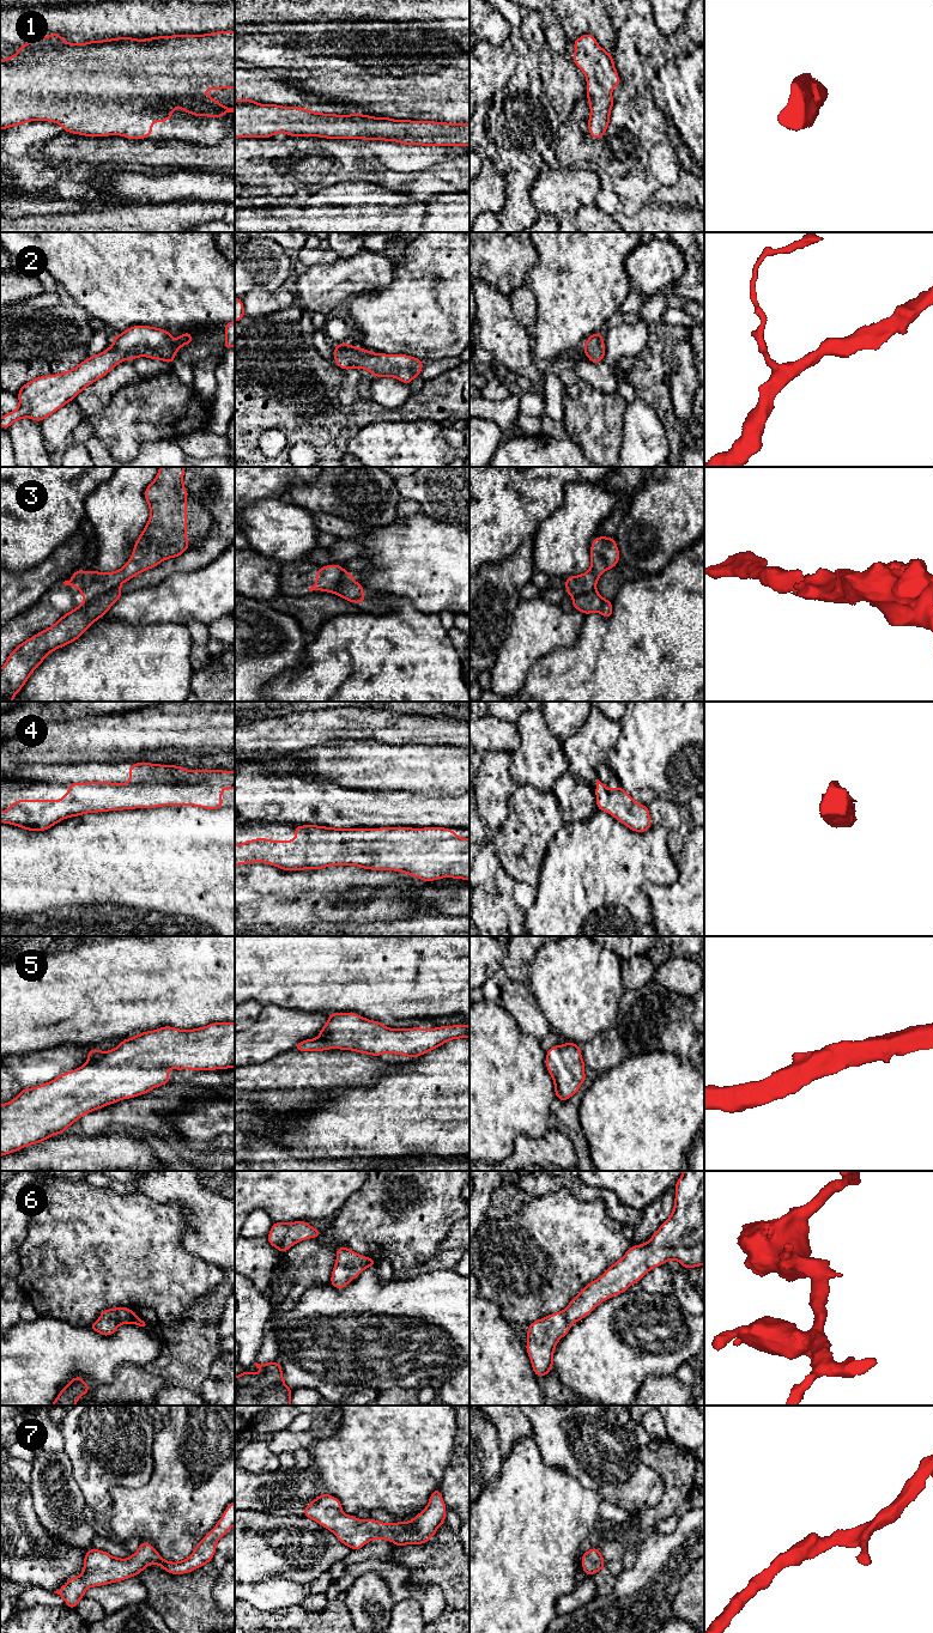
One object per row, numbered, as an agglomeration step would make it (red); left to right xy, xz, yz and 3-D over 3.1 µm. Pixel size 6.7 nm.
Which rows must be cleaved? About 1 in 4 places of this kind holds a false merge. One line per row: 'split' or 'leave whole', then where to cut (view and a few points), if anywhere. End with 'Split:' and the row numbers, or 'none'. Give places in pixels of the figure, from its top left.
1: leave whole | no cut
2: leave whole | no cut
3: split | xy (117, 586), (84, 601)
4: split | xy (217, 806), (188, 787), (125, 784), (111, 808)
5: leave whole | no cut
6: leave whole | no cut
7: leave whole | no cut
Split: 3, 4

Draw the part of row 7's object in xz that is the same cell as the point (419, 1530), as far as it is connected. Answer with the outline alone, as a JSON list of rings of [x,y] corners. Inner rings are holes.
[[[436,1488],[426,1507],[408,1522],[382,1523],[370,1518],[361,1520],[345,1514],[341,1501],[325,1492],[304,1507],[303,1516],[332,1531],[343,1544],[358,1550],[378,1538],[394,1542],[398,1548],[405,1544],[424,1544],[446,1523],[446,1508],[441,1491]]]

